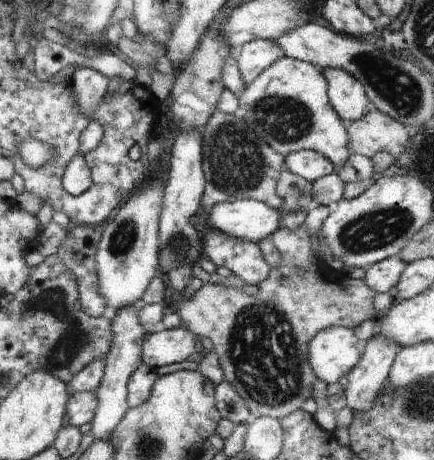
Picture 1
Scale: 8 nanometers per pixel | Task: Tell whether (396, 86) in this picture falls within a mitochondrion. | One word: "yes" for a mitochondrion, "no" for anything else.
yes

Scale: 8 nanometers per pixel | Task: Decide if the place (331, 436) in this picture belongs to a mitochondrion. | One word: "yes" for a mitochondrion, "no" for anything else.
no

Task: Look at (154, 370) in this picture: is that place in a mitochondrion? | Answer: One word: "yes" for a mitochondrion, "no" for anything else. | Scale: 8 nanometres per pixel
no

